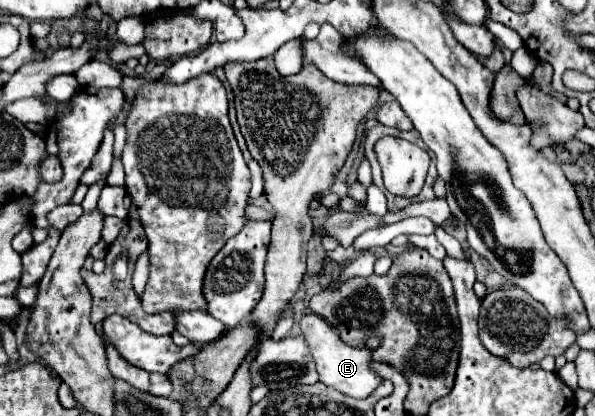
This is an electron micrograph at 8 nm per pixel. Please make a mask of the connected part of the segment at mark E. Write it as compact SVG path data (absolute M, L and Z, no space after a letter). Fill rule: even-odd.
M306 314L300 320L300 330L306 336L306 344L312 352L312 358L314 358L314 364L316 364L316 370L318 370L318 376L320 376L322 384L332 386L338 392L354 396L354 398L366 398L382 382L382 378L376 376L368 366L370 360L372 360L370 352L344 344L340 340L336 328L332 328L332 324L328 324L324 318L320 318L316 314Z

